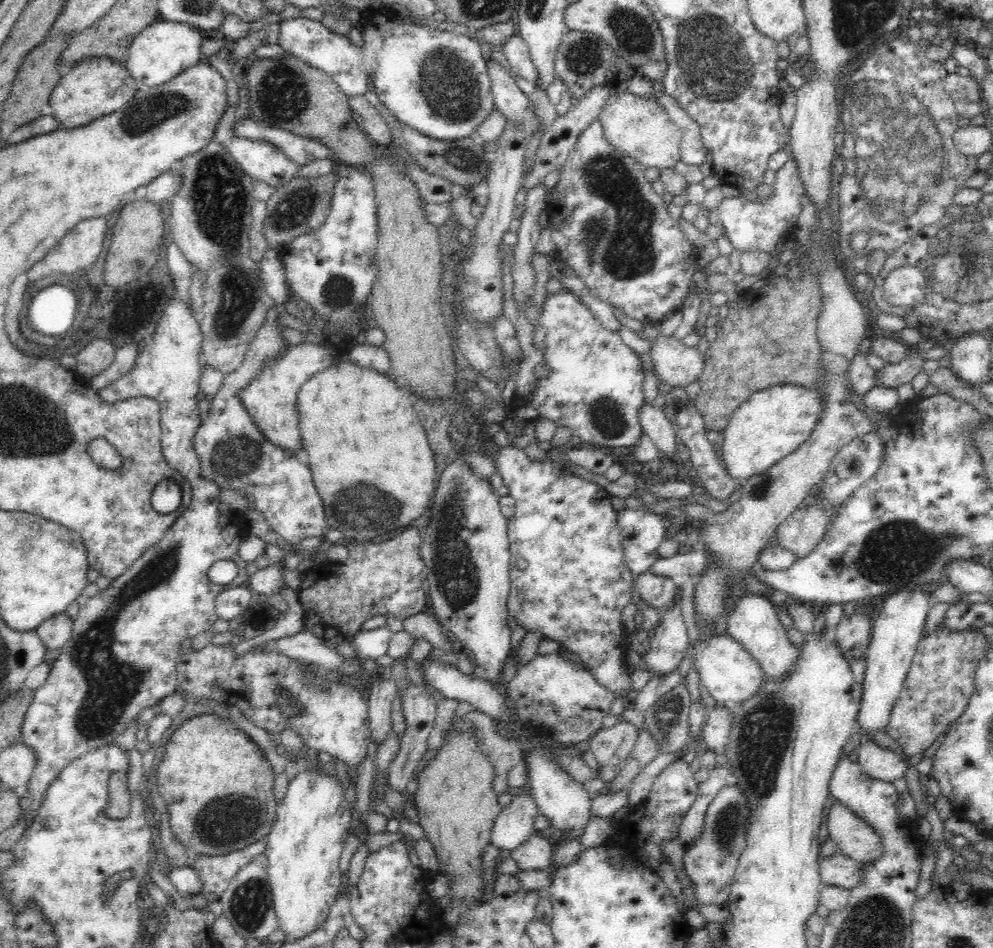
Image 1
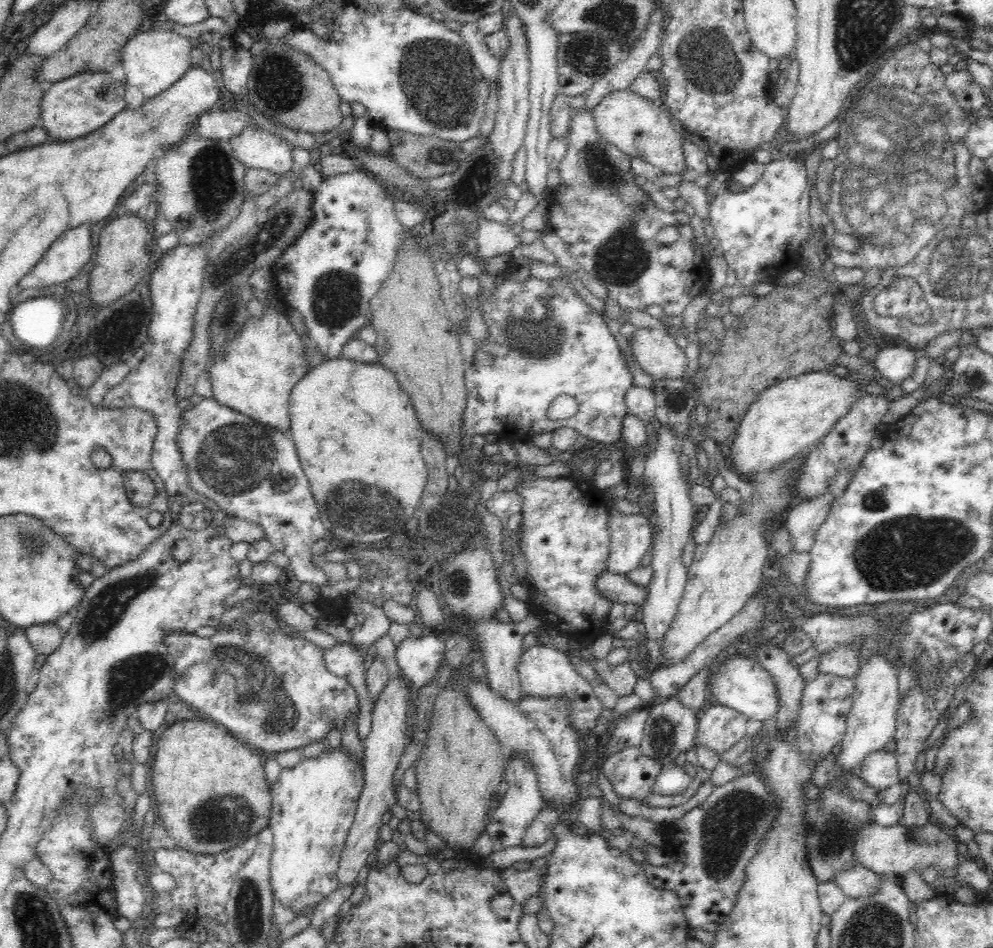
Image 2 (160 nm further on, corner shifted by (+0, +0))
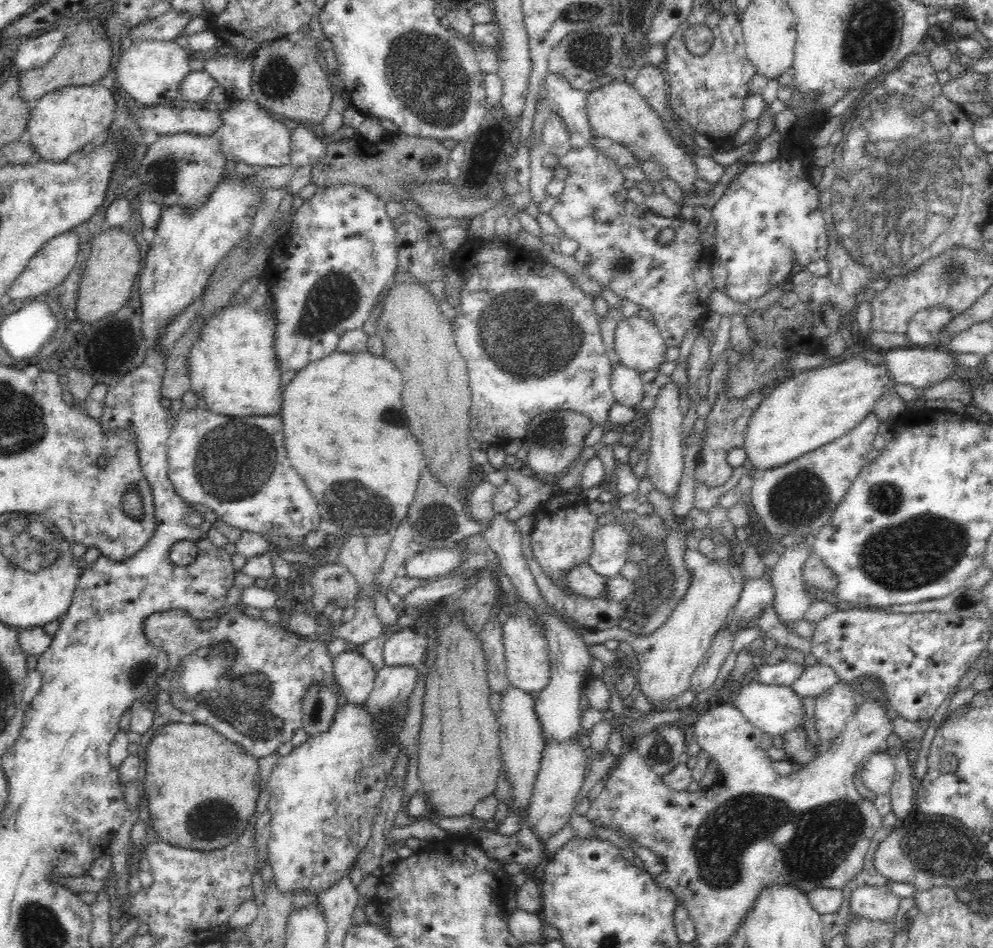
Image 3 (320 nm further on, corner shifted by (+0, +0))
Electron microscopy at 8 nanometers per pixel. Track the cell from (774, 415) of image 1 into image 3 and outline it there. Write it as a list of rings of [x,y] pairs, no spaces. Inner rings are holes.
[[[861,355],[846,358],[843,362],[794,373],[792,377],[771,387],[750,417],[743,446],[749,462],[756,470],[772,469],[848,434],[867,414],[872,413],[876,402],[891,388],[893,384],[887,364],[874,364],[861,358]]]

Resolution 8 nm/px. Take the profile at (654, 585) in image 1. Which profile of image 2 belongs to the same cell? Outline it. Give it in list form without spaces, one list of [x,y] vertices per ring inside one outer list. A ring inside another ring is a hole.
[[[608,571],[596,576],[596,589],[600,595],[612,602],[642,605],[646,596],[646,587],[632,585],[626,575],[610,574]]]

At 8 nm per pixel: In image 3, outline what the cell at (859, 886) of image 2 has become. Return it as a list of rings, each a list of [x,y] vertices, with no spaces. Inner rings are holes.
[[[860,886],[850,898],[850,910],[858,917],[894,925],[901,898],[890,893],[885,886]]]

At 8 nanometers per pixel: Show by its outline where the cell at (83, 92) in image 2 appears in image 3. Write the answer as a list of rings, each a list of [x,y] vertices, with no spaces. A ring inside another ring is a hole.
[[[98,81],[89,85],[65,86],[41,96],[31,104],[24,138],[40,161],[62,162],[98,136],[106,134],[114,120],[114,108],[116,102],[112,91],[98,85]]]

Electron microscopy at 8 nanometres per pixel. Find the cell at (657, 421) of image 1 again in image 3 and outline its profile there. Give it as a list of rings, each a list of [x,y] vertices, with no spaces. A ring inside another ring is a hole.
[[[620,362],[612,365],[610,388],[615,400],[631,409],[638,406],[644,392],[639,371],[628,368]]]

